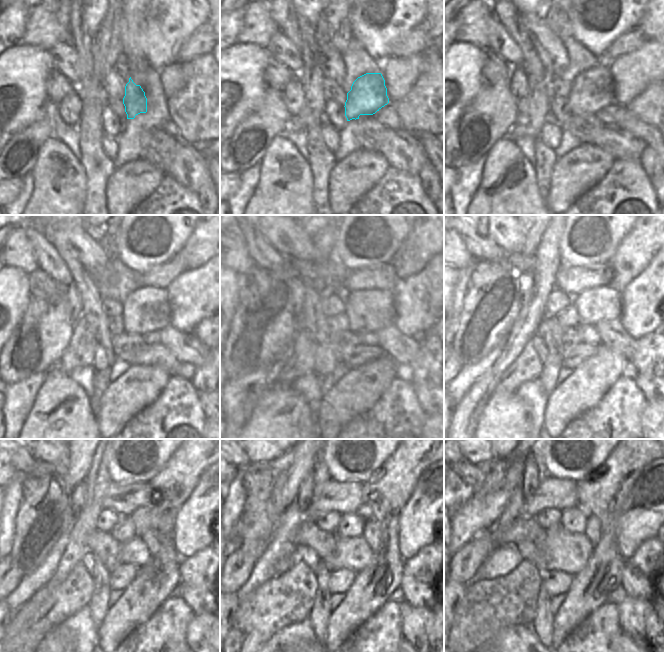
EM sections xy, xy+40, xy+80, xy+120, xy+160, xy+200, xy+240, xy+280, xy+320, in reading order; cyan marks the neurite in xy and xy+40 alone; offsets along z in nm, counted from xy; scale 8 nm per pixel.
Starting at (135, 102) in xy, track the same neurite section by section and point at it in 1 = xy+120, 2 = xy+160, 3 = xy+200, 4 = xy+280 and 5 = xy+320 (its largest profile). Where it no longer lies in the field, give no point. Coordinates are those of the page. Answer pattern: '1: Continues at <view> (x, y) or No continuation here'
1: Continues at xy+120 (147, 309)
2: Continues at xy+160 (372, 307)
3: Continues at xy+200 (596, 304)
4: Continues at xy+280 (365, 512)
5: Continues at xy+320 (606, 521)

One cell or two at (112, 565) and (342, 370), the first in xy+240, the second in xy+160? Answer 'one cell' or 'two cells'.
two cells

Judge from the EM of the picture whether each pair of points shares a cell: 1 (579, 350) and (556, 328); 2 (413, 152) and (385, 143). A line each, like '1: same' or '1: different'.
1: same
2: same

